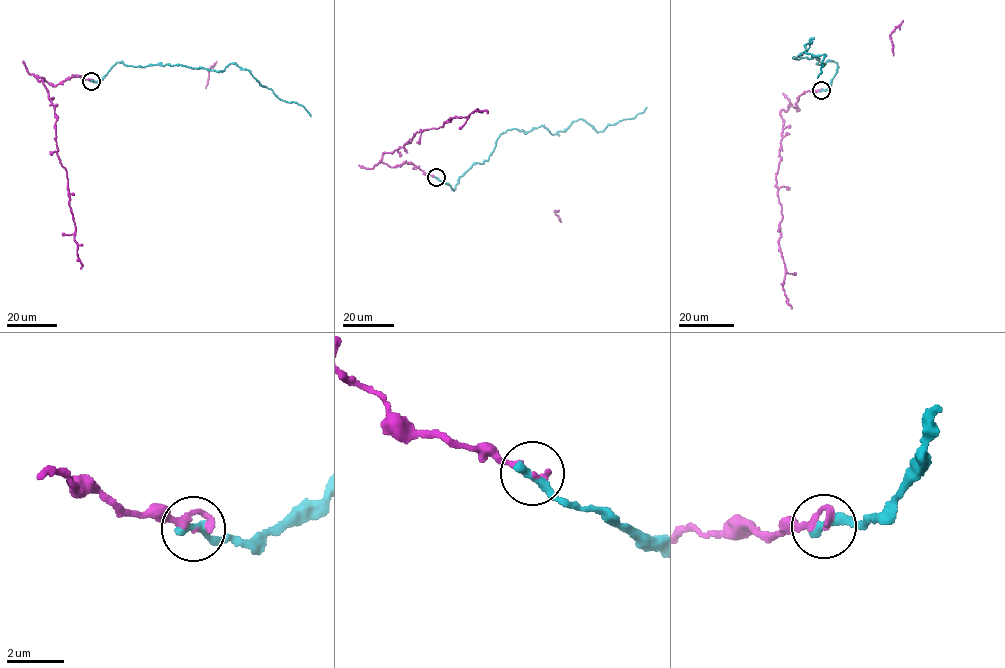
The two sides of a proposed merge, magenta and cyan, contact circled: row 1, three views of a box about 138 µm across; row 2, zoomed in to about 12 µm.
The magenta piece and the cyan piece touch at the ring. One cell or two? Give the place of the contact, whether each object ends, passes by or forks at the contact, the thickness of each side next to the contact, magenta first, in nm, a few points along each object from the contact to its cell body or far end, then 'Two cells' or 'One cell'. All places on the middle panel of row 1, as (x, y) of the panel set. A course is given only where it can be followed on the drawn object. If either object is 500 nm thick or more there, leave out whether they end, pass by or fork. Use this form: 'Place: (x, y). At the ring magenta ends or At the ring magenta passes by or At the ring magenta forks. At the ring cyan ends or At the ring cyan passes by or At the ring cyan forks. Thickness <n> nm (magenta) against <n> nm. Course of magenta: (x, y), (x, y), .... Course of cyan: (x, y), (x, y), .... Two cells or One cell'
Place: (436, 177). At the ring magenta ends. At the ring cyan ends. Thickness 140 nm (magenta) against 380 nm. Course of magenta: (436, 177), (412, 163), (378, 163), (384, 153), (393, 152), (417, 132), (476, 110), (487, 113). Course of cyan: (436, 177), (454, 190), (507, 130), (544, 126), (552, 135), (581, 119), (603, 131), (647, 107). One cell

